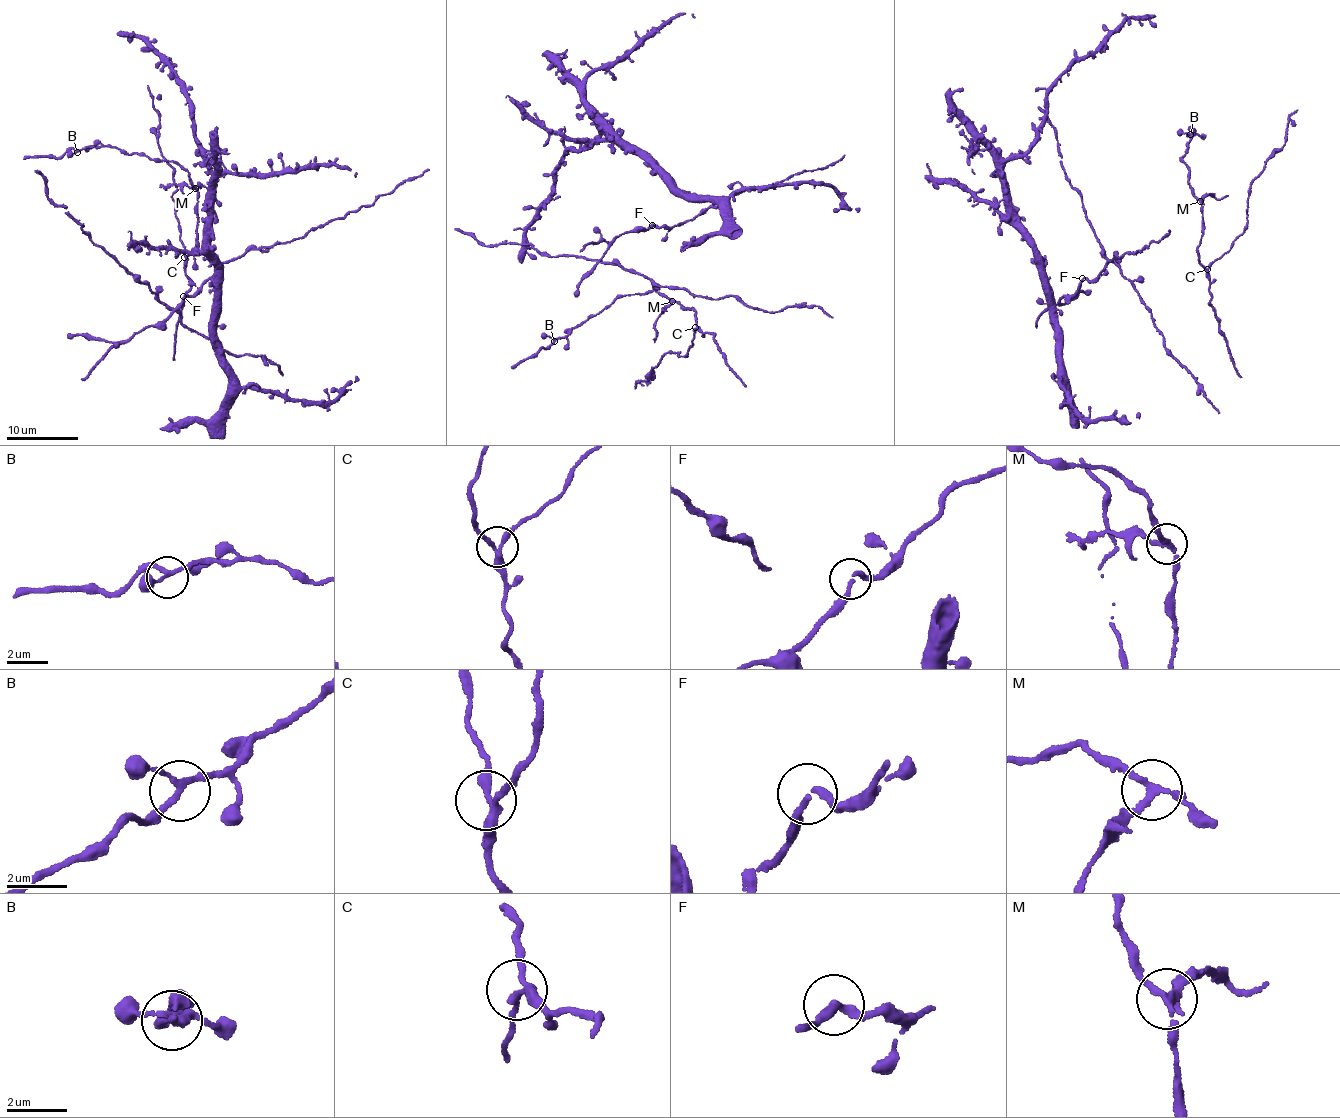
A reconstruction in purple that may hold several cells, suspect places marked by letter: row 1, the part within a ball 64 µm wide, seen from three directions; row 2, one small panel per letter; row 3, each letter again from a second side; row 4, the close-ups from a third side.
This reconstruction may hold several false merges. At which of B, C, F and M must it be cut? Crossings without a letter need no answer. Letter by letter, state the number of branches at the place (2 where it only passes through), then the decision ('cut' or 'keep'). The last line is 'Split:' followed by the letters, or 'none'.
B: 3 | keep
C: 3 | keep
F: 2 | keep
M: 3 | cut
Split: M

